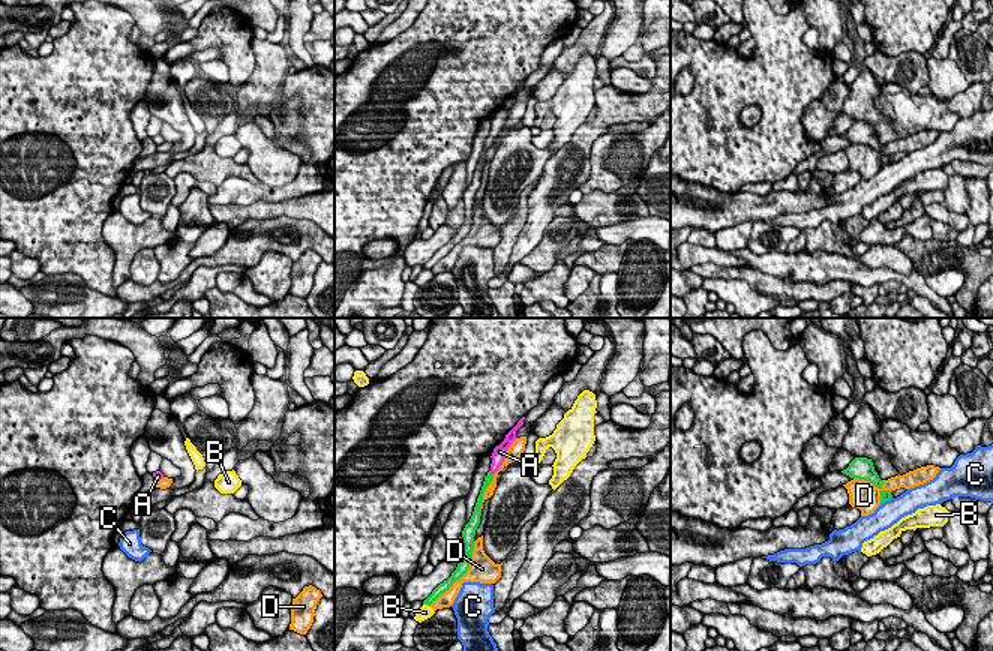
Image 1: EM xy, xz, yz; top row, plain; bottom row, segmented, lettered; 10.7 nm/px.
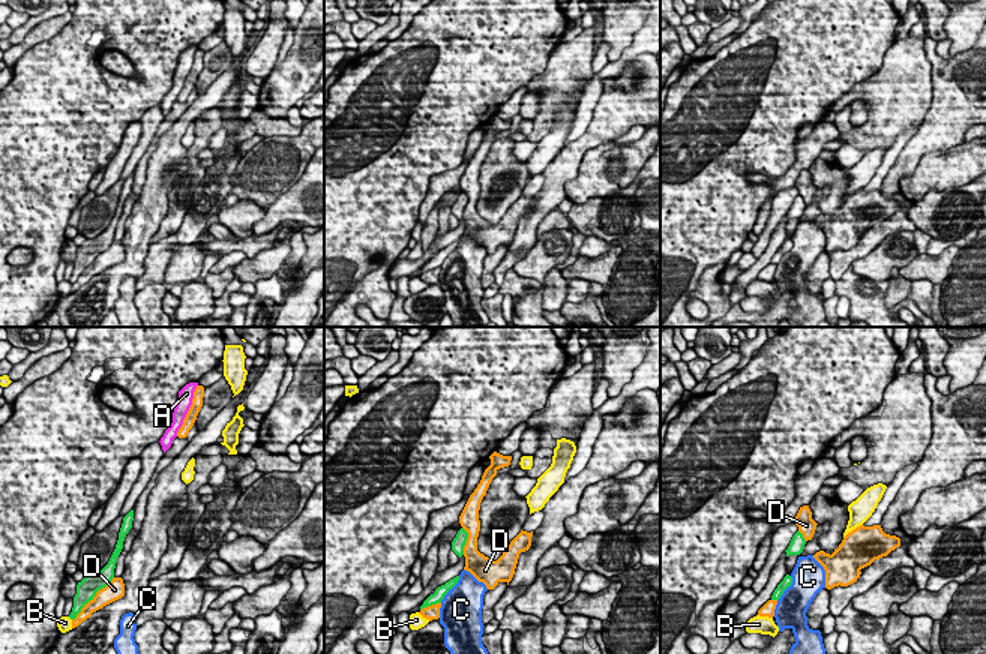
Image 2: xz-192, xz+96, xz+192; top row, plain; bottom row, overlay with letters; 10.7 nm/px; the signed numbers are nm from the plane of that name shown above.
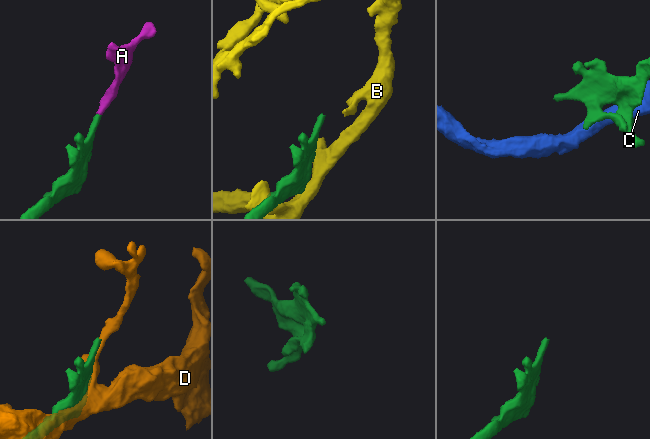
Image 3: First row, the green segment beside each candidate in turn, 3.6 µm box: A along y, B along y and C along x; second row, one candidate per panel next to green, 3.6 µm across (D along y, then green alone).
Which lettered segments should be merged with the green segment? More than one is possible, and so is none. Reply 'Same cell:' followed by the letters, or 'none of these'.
Same cell: A

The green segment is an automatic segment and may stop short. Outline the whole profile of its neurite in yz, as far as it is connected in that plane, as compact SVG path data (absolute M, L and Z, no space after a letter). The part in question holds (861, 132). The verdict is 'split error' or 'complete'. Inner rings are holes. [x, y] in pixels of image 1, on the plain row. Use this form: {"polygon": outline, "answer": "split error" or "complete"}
{"polygon": "M855 122L846 134L842 135L850 142L867 144L873 147L876 152L882 153L885 144L880 144L878 136L874 135L872 123L867 122Z", "answer": "complete"}

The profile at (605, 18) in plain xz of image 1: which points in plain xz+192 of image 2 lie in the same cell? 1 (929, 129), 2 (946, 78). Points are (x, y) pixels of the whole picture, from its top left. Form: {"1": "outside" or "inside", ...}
{"1": "outside", "2": "outside"}

